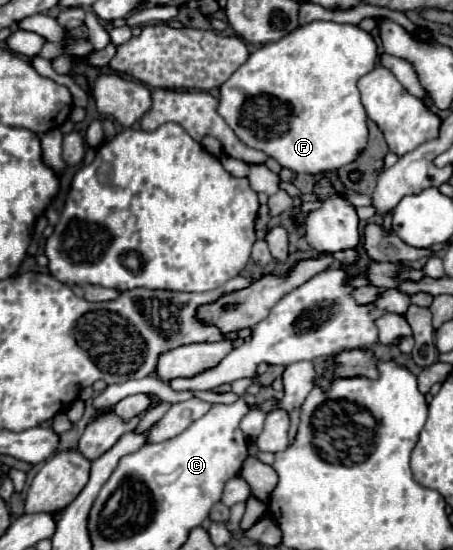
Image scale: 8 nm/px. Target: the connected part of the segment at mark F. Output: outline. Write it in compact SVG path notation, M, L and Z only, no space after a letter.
M305 24L277 42L257 48L249 60L235 70L235 74L221 86L219 114L241 138L241 142L263 150L283 168L315 176L337 170L357 160L367 144L367 114L361 104L357 80L375 68L377 56L373 36L361 30L357 24Z

